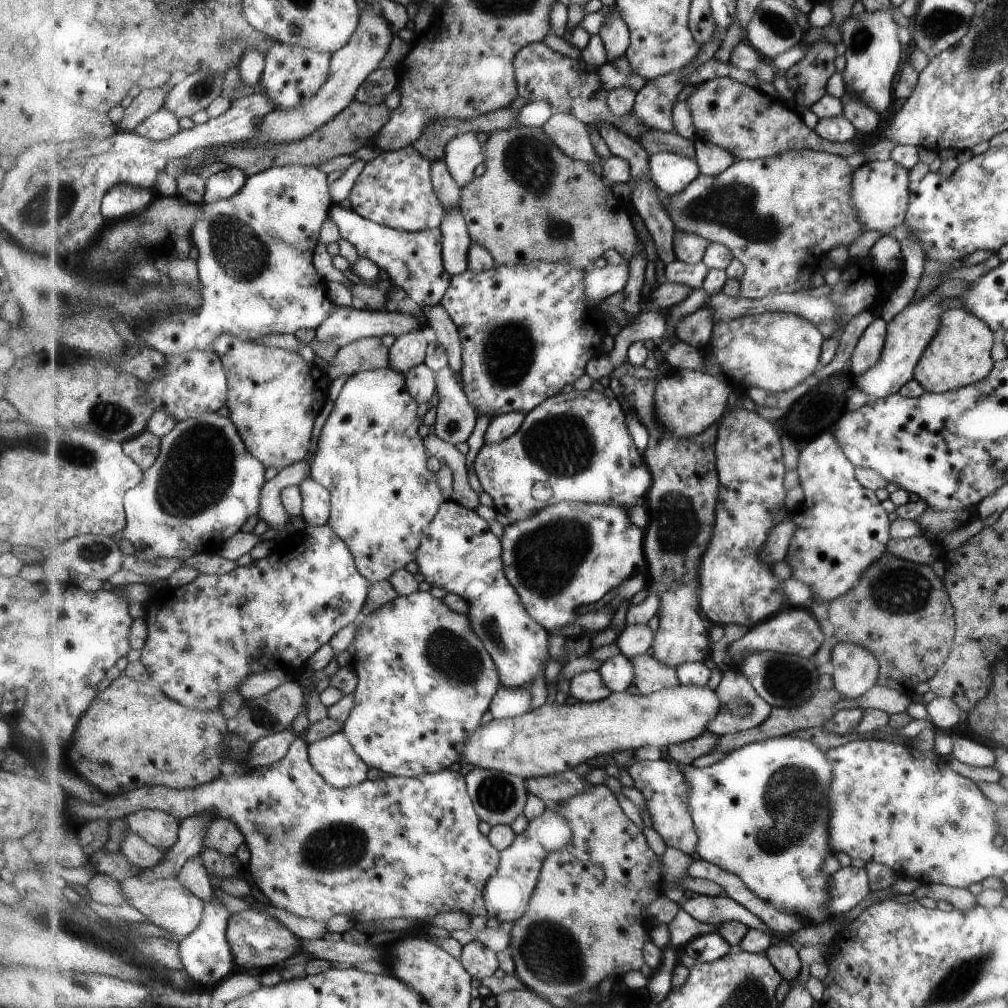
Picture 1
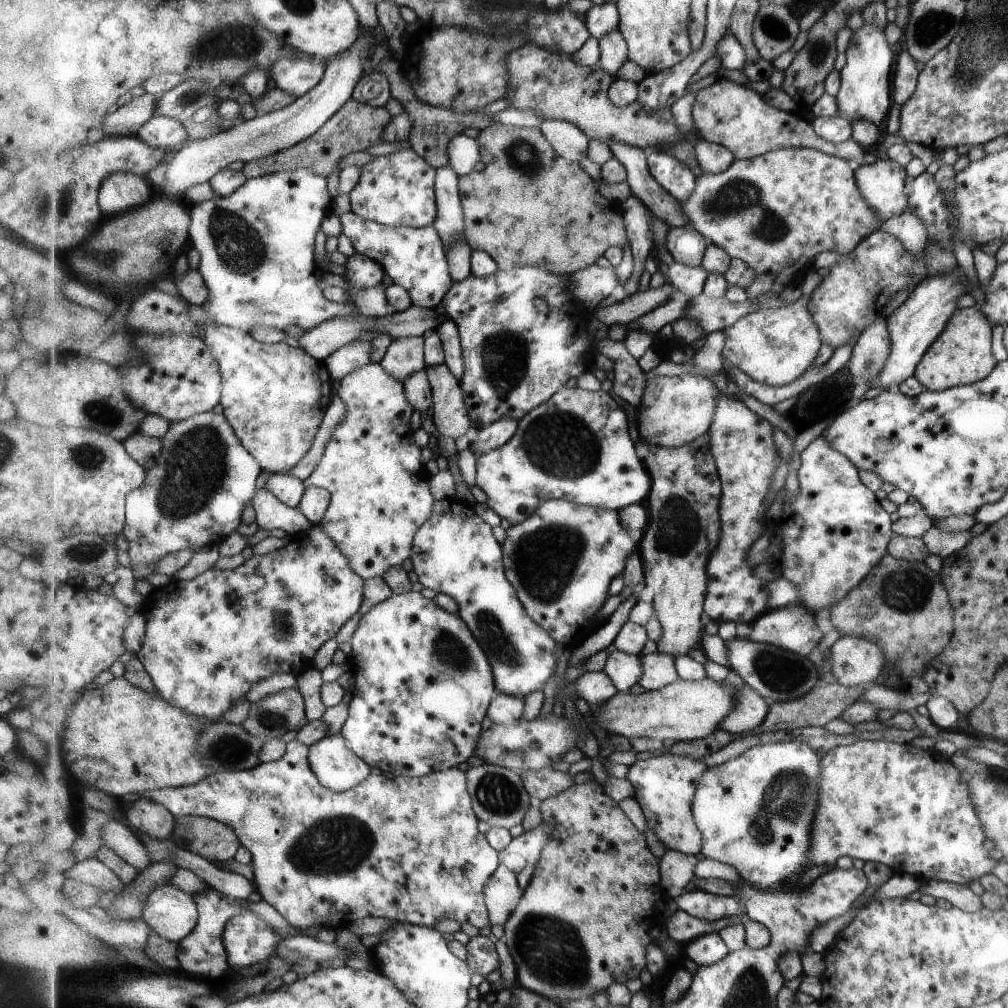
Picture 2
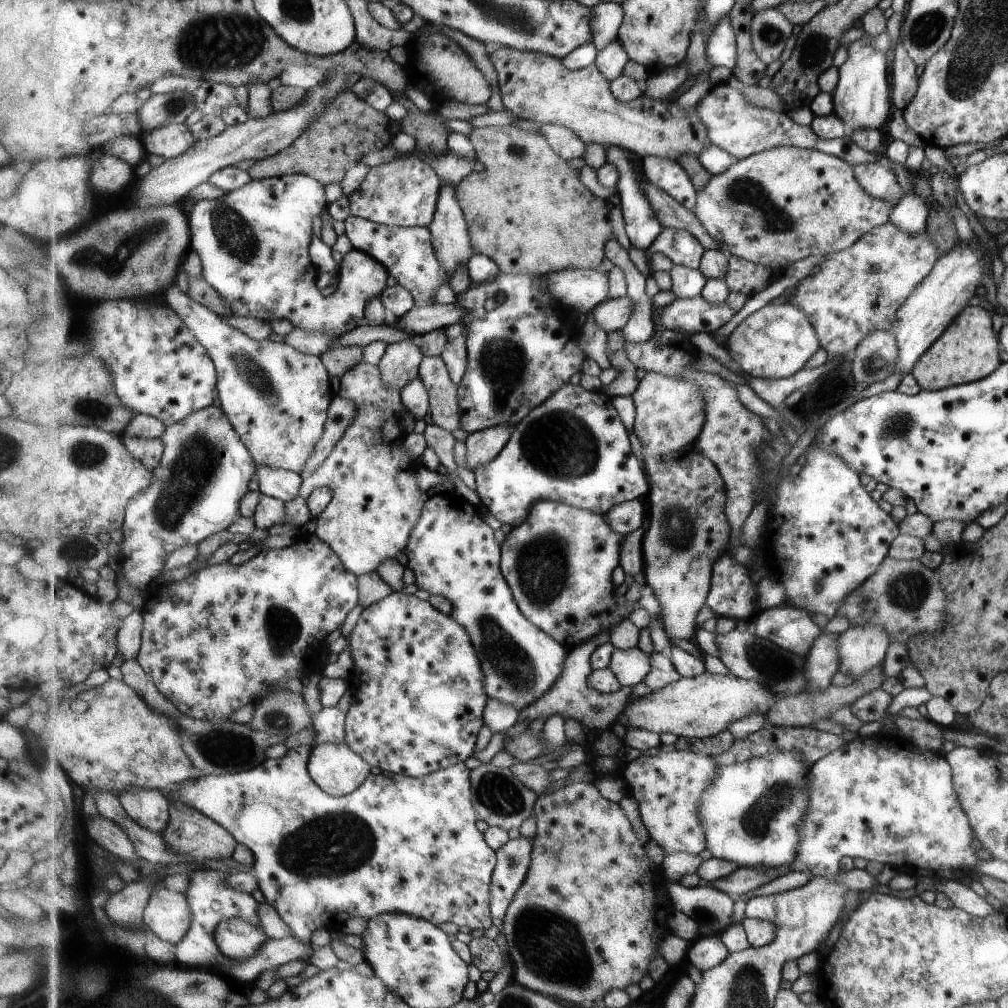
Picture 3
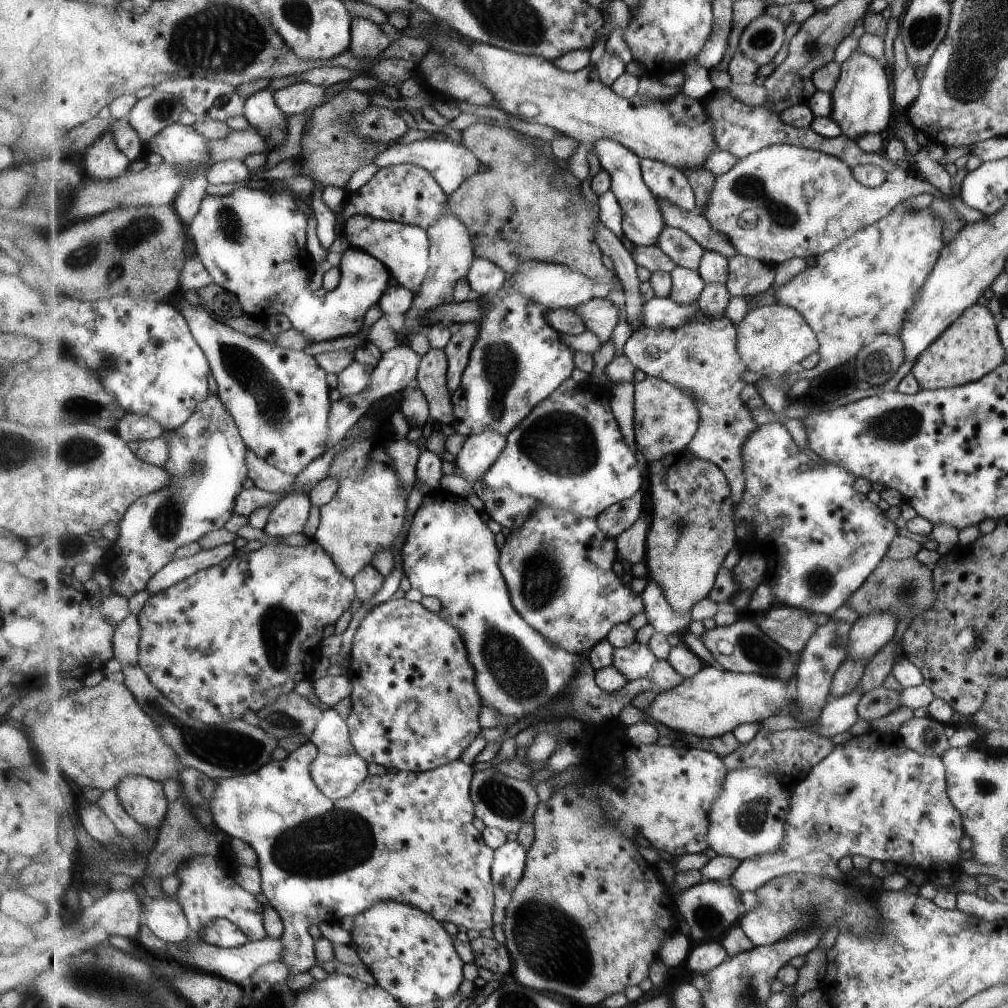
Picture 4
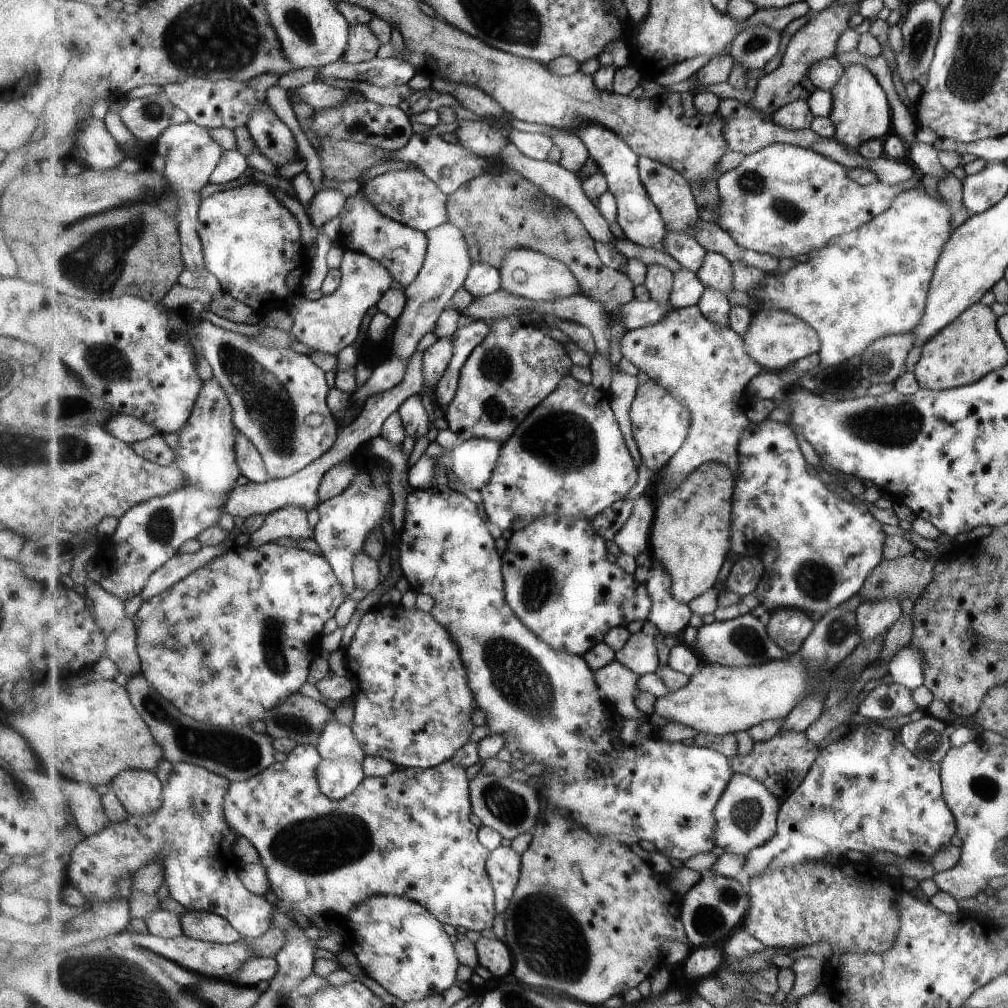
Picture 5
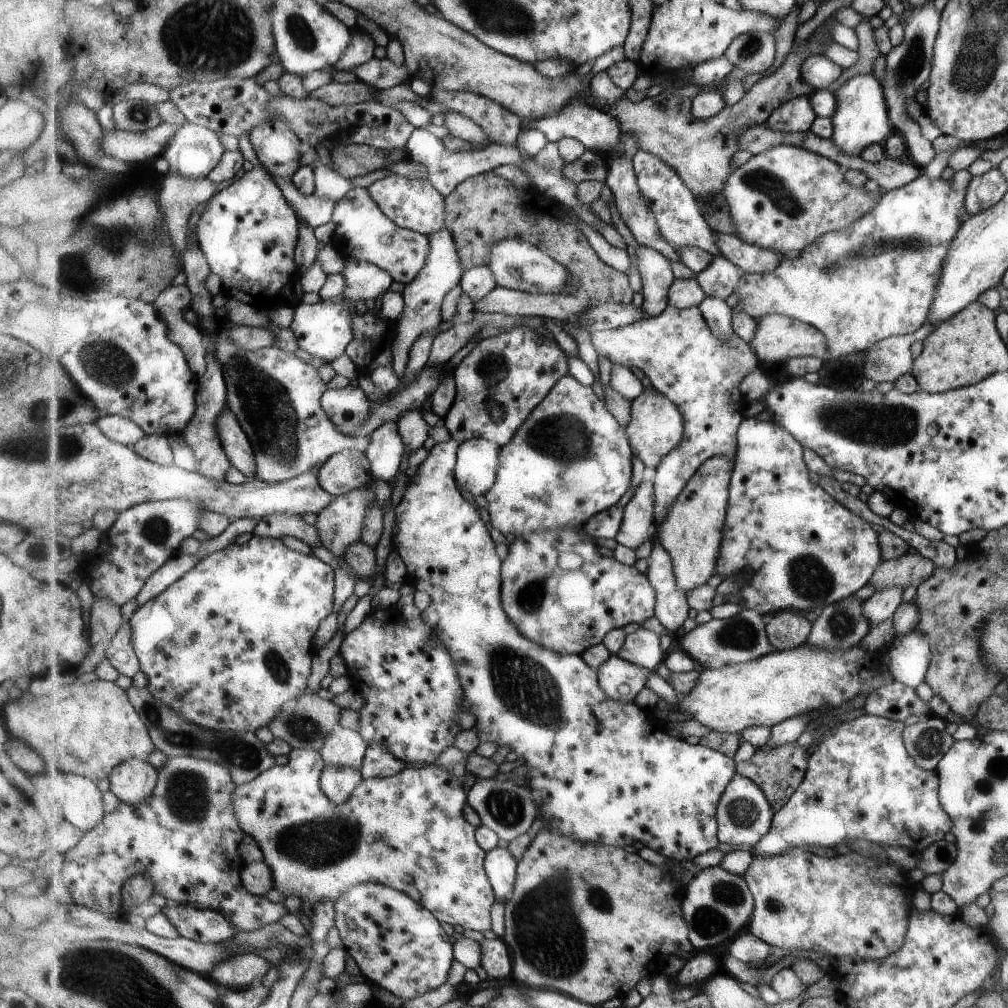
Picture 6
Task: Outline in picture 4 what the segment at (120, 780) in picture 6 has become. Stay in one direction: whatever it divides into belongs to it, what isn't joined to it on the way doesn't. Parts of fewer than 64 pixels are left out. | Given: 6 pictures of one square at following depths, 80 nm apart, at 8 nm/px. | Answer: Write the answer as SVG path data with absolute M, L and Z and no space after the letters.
M127 776L116 792L127 813L141 825L158 830L164 824L169 800L162 782L143 776Z

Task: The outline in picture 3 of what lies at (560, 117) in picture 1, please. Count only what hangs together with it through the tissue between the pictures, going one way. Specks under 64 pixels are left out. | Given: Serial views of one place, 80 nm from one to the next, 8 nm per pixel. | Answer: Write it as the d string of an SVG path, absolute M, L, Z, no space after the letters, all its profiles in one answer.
M542 125L541 132L552 144L552 149L566 161L582 158L588 144L574 130L557 125Z

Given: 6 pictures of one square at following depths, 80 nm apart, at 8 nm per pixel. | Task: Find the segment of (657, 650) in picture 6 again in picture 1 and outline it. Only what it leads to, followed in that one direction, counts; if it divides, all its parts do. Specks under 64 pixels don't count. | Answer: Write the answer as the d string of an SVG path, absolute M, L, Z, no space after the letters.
M623 653L608 658L599 672L612 692L625 692L636 680L636 664Z

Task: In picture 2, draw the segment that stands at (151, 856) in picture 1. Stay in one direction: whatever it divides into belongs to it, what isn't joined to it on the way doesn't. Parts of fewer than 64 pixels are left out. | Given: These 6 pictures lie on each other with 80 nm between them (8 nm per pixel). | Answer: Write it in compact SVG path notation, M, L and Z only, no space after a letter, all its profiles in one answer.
M111 819L102 826L101 836L102 845L111 848L121 859L135 867L137 872L152 863L146 844L125 823Z

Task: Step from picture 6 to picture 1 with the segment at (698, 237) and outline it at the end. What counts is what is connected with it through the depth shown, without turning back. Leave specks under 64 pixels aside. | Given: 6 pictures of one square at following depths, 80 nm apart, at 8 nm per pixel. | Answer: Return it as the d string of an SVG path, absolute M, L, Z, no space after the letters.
M665 151L650 157L650 176L661 192L676 195L683 192L702 172L697 158Z

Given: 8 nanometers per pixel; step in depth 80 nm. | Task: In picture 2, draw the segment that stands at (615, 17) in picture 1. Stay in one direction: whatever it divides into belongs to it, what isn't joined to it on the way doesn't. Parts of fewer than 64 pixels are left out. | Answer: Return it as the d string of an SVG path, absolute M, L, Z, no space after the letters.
M617 29L616 31L607 33L600 40L601 58L599 66L606 70L610 75L617 78L617 72L621 70L621 66L630 60L628 52L628 42L623 33Z

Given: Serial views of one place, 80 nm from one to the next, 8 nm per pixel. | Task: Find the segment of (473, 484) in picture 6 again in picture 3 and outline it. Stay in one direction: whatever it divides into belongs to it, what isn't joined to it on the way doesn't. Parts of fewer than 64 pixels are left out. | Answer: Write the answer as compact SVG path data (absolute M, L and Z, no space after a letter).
M507 423L469 434L466 445L466 462L472 471L493 460L507 446L514 426Z

